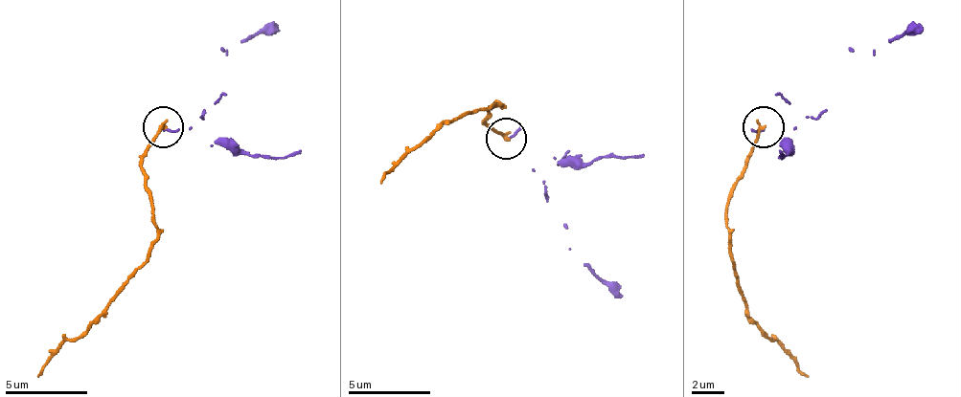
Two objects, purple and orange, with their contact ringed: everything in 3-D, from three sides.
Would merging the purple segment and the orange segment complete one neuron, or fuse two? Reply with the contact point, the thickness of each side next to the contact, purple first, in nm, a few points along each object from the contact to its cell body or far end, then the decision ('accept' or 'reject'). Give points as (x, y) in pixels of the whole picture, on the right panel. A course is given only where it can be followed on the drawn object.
place (763, 127); calibres 110 and 240 nm; course purple (762, 130), (795, 126), (787, 143), (807, 118), (824, 114), (873, 48), (922, 24); course orange (762, 126), (725, 208), (729, 256), (745, 314), (807, 375); reject

